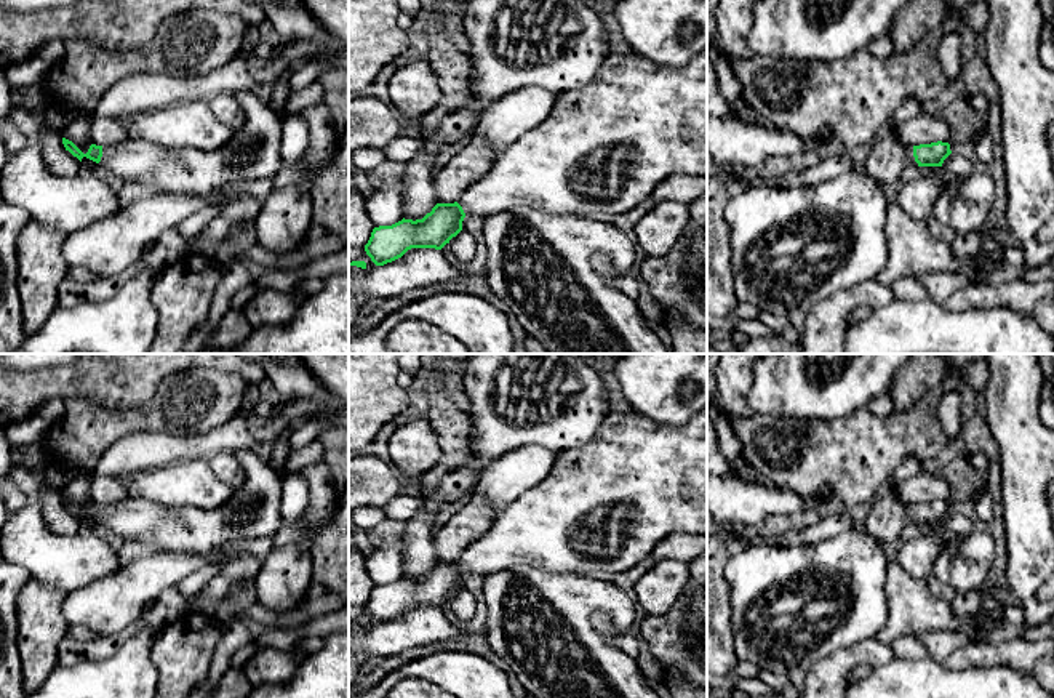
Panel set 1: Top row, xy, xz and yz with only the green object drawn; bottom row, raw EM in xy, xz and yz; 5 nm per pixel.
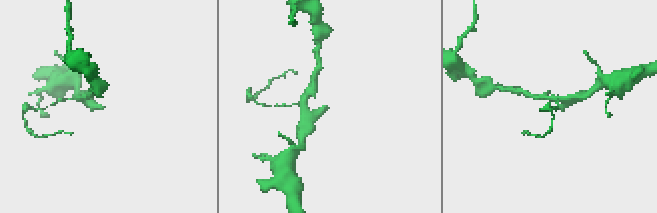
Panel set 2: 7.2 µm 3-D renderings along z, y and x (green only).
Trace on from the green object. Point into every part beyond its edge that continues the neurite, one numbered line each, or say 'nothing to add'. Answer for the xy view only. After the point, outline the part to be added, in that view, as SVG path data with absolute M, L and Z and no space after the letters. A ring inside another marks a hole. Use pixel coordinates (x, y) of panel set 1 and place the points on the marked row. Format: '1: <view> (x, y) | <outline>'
1: xy (253, 152) | M237 91L245 123L229 142L211 152L165 150L142 139L104 146L99 166L125 183L149 186L158 194L186 194L224 207L230 183L264 179L281 166L281 118L253 91Z

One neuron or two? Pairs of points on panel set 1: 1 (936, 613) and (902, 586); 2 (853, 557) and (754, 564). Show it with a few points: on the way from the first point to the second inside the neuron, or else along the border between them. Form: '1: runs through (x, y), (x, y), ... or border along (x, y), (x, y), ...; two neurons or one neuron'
1: runs through (928, 612), (910, 594); one neuron
2: runs through (829, 559), (811, 559), (806, 564), (778, 564); one neuron

